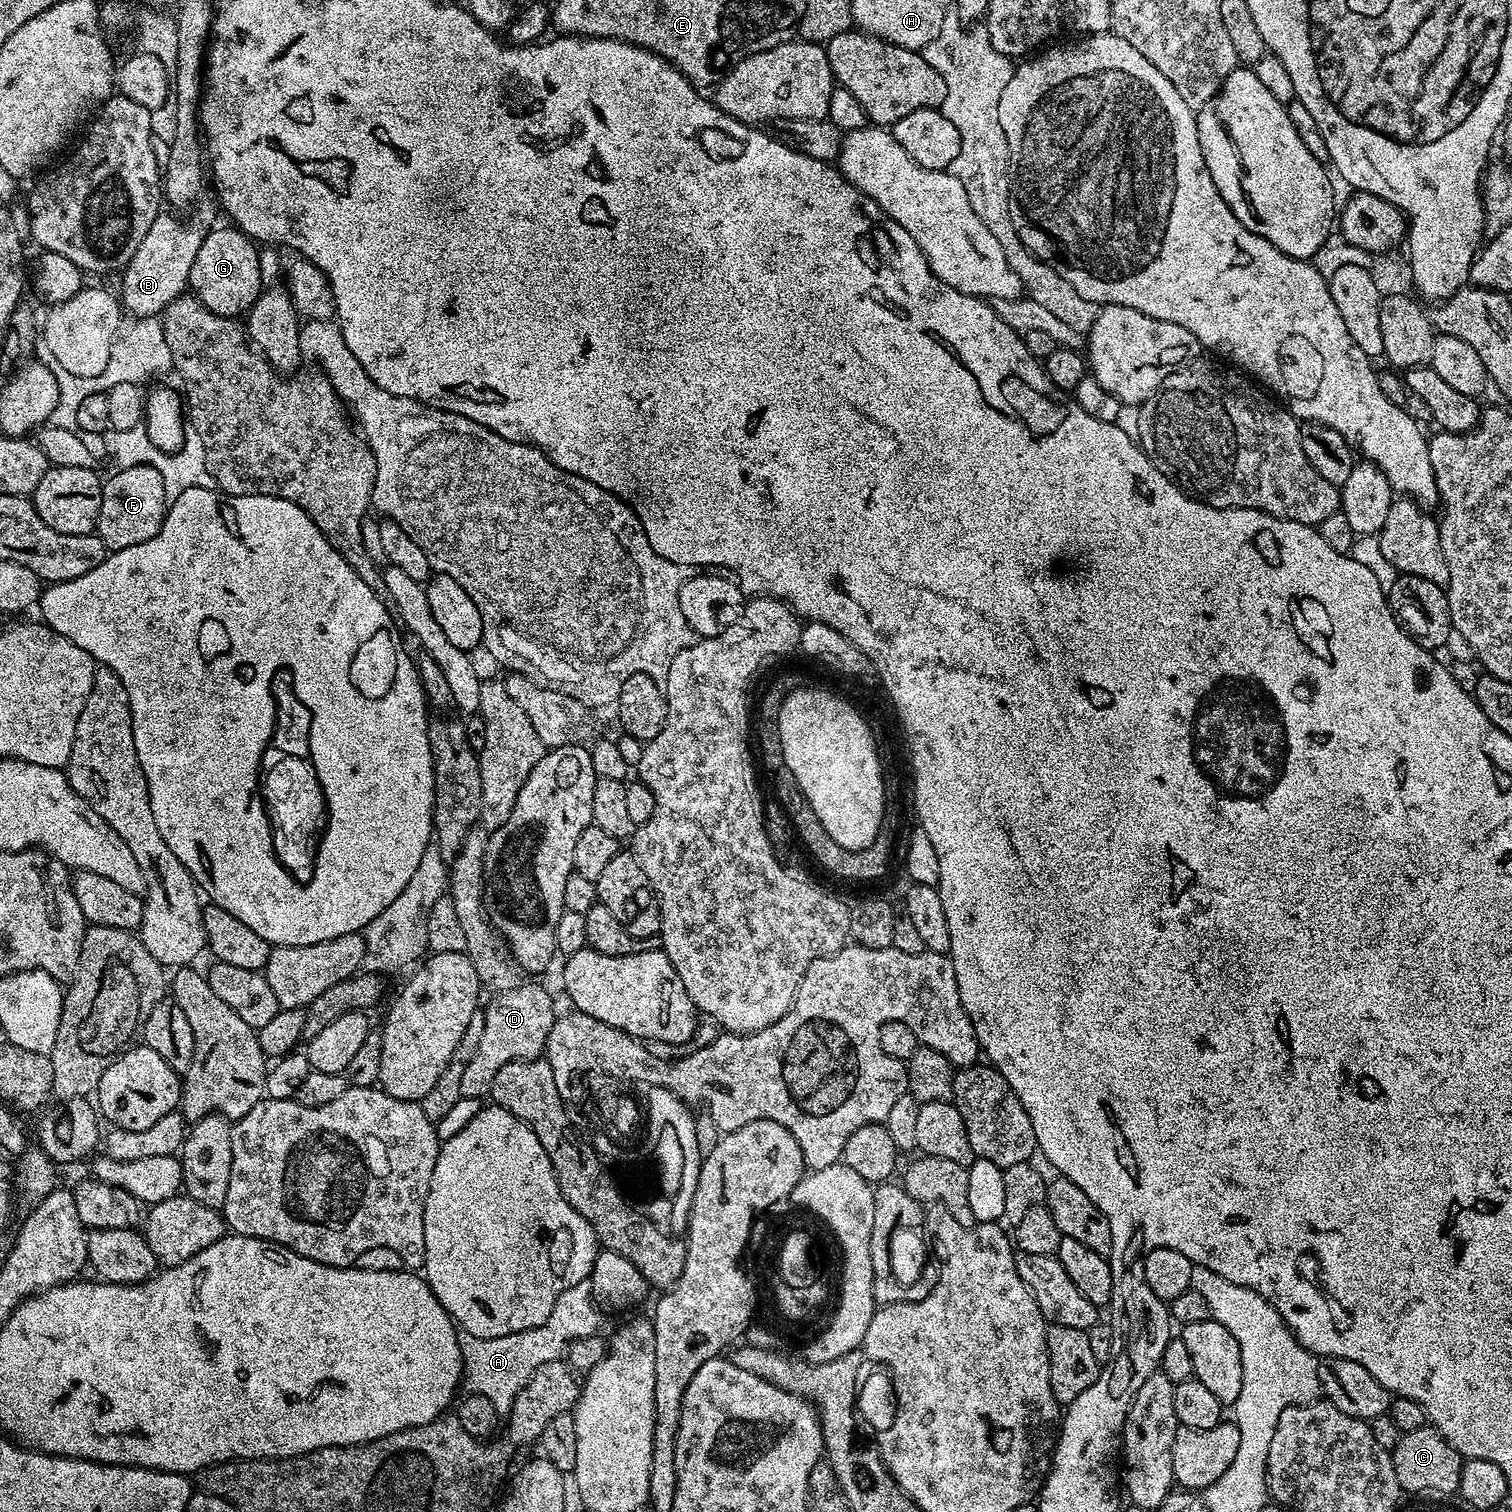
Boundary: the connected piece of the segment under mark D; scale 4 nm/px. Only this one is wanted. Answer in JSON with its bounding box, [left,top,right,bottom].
[462,984,556,1098]

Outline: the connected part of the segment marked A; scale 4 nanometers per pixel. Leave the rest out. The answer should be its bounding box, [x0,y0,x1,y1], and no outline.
[456,1279,597,1409]

